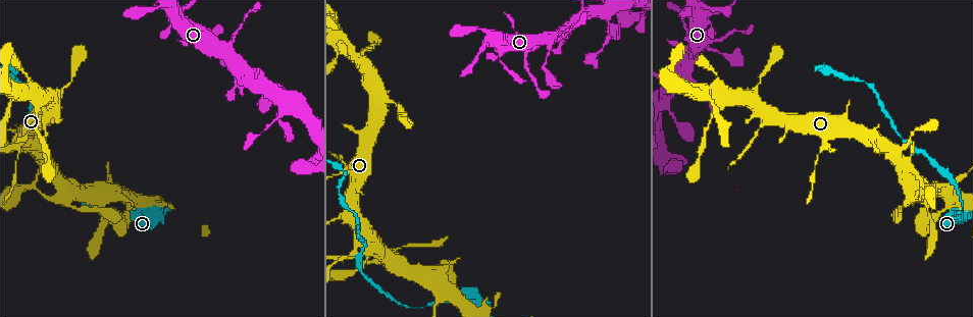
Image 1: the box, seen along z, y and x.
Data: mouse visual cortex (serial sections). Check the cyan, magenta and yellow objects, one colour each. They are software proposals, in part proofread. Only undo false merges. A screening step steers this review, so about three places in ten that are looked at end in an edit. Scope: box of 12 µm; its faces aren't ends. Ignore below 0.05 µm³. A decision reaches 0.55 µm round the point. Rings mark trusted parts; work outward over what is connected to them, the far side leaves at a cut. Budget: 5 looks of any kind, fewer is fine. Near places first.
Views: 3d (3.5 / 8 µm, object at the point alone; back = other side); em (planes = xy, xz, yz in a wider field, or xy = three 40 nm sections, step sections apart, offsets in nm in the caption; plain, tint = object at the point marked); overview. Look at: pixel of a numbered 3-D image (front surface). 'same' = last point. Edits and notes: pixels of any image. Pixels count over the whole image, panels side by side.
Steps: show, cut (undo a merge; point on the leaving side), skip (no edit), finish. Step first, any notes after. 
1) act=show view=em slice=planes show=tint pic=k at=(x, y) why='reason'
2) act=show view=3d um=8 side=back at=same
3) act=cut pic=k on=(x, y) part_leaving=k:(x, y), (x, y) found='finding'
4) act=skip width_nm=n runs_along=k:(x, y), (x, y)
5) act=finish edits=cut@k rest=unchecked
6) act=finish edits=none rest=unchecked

act=show view=em slice=xy step=3 show=tint pic=1 at=(706, 15) why='sharp bend'

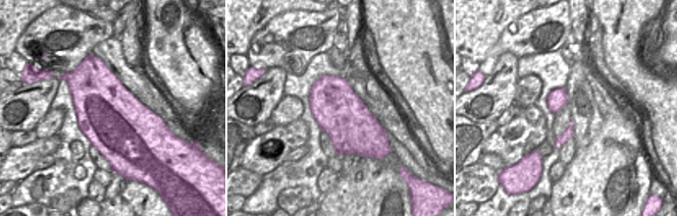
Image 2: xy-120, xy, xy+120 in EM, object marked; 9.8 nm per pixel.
act=show view=3d um=3.5 at=same why='wider look'

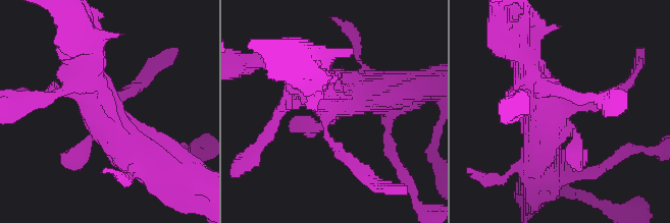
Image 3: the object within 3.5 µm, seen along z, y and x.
act=skip runs_along=3:(539, 160), (548, 106), (618, 91) found='continuous, no second cell'

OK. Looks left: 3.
act=show view=3d um=3.5 pic=1 at=(903, 167) why='four arms meet'

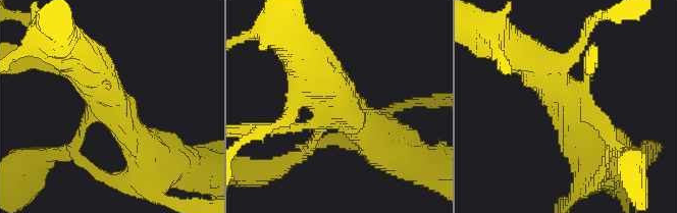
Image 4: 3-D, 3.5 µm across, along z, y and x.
act=show view=em slice=xy step=3 show=tint pic=4 at=(343, 111) arms=4 arm_widths_nm=150,150,500,600 why='shape alone is not enough'

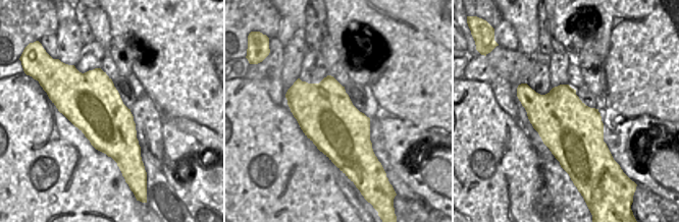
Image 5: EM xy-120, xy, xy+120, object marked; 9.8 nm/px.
act=skip runs_along=4:(80, 58), (152, 156) found='continuous, no second cell'

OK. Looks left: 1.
act=finish edits=none rest=unchecked

